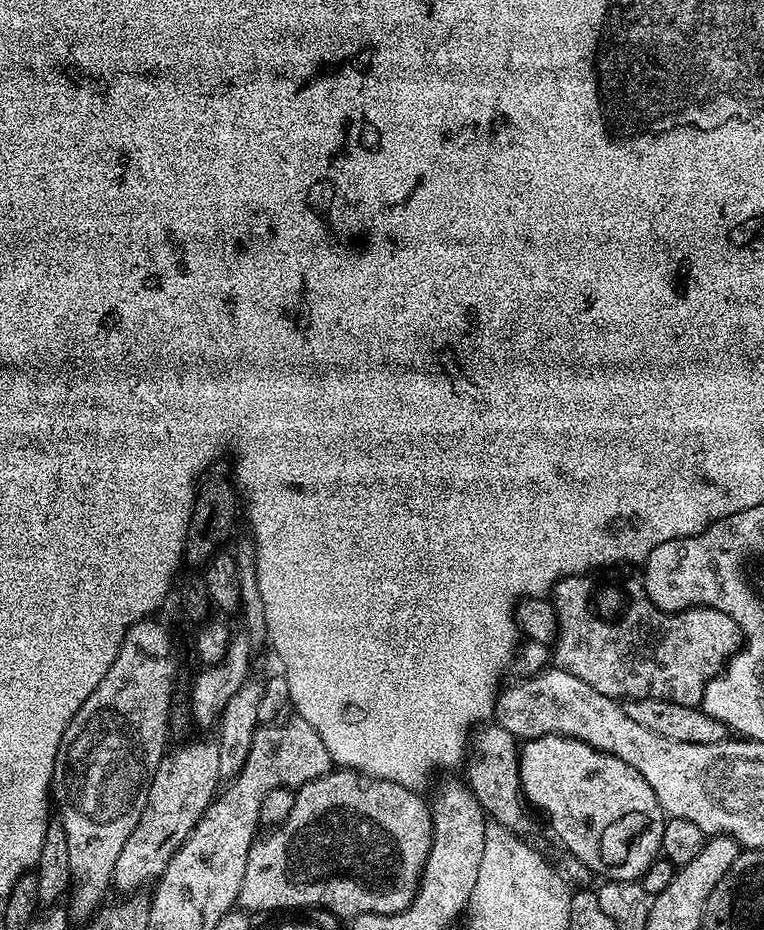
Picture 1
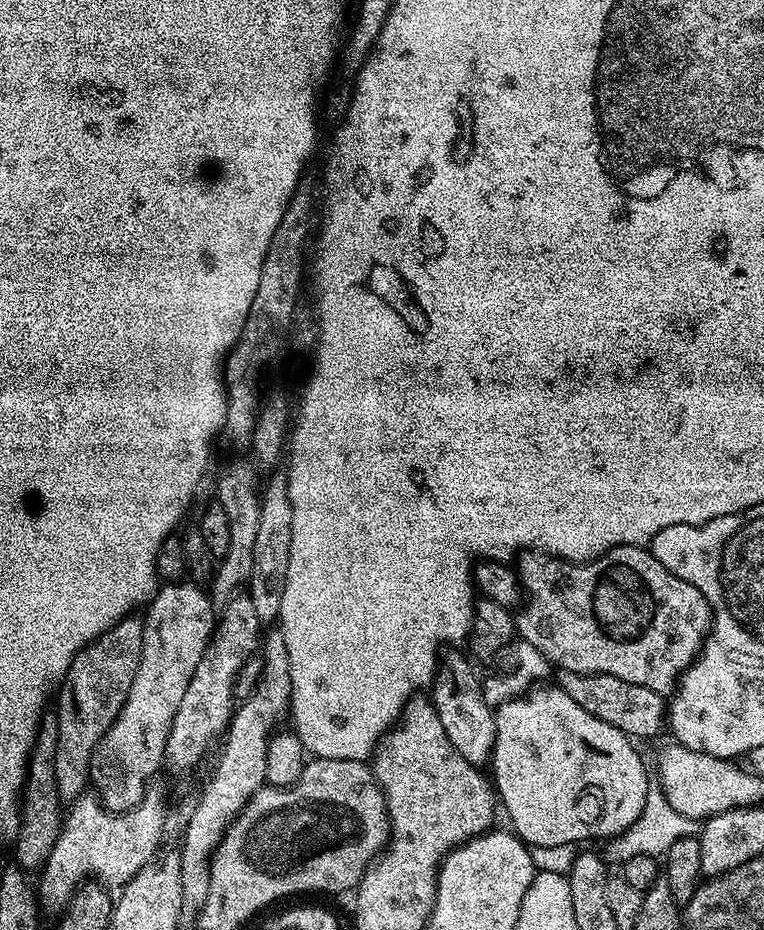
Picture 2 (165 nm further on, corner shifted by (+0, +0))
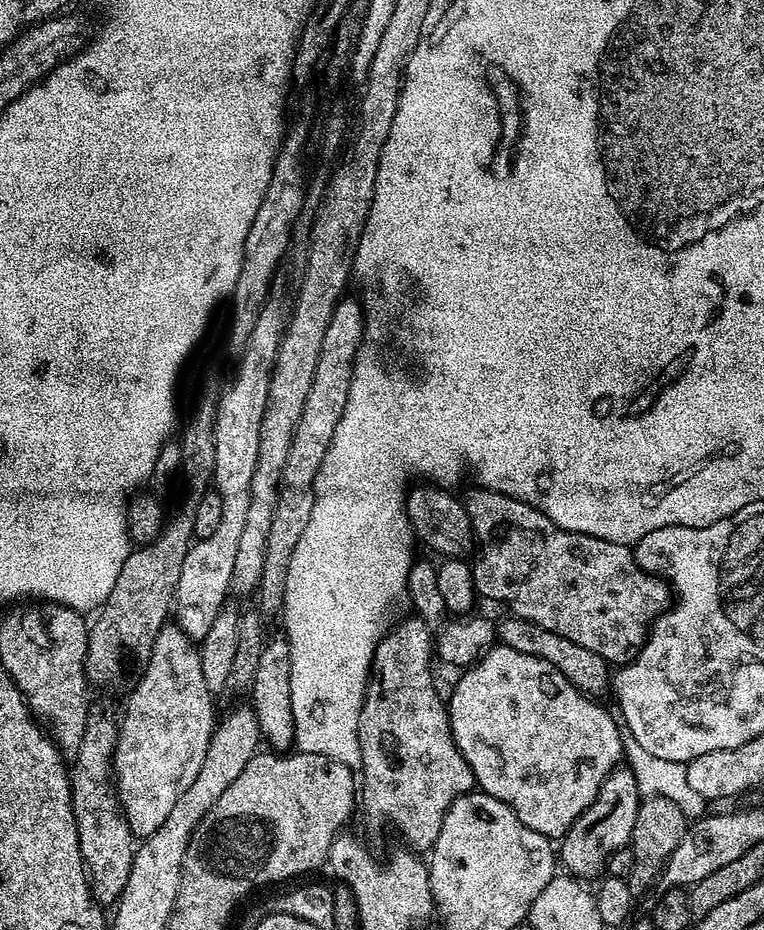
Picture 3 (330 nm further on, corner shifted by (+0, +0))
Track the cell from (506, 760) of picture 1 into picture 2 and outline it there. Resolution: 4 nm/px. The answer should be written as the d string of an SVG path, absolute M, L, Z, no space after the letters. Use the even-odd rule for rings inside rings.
M448 650L439 657L439 667L430 685L430 699L458 754L471 764L484 766L491 761L492 747L496 744L496 713L484 700L481 677L476 677L467 658L456 651L460 650Z

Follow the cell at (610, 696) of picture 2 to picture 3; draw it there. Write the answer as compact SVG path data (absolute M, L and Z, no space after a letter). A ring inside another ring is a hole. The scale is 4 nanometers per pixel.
M505 615L504 621L496 624L496 634L499 643L510 646L510 650L519 650L522 654L534 654L534 658L542 658L550 662L568 679L575 688L587 694L589 697L599 697L599 692L609 691L610 665L603 660L594 650L586 650L586 646L578 646L578 642L570 642L570 638L562 638L534 622L524 620L520 616Z

